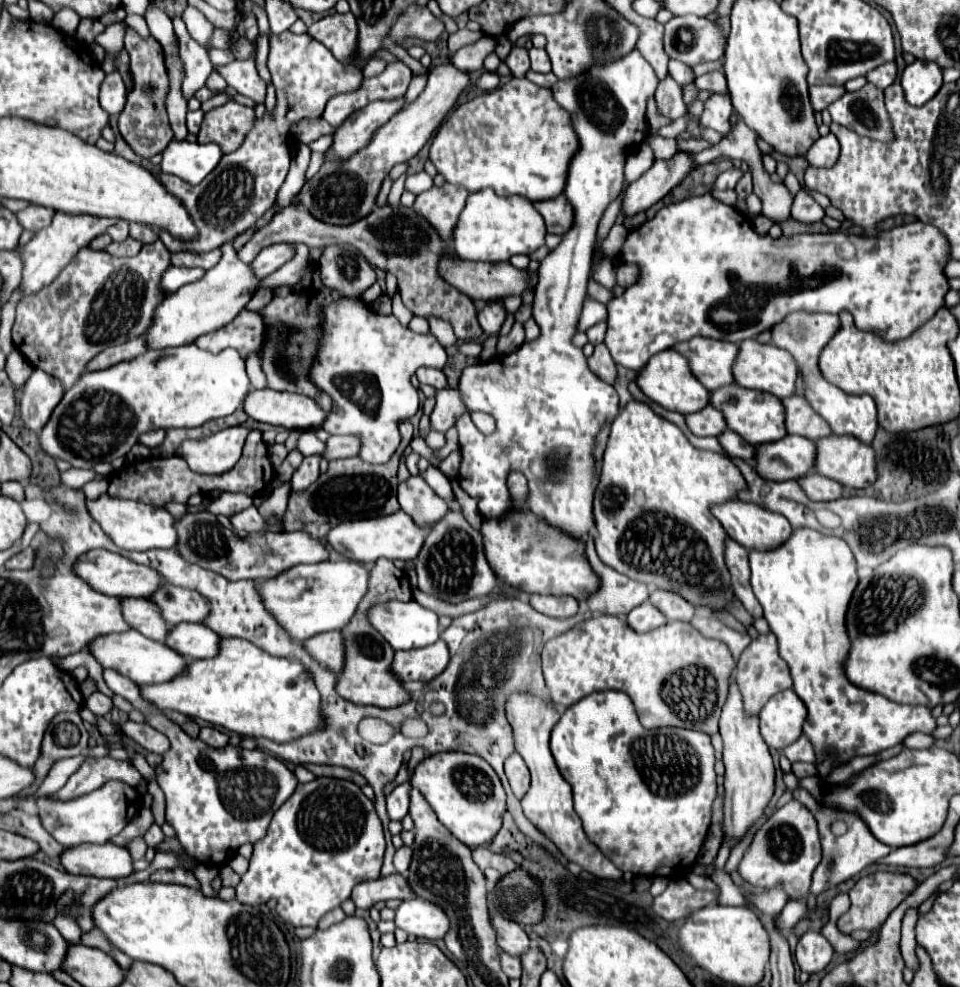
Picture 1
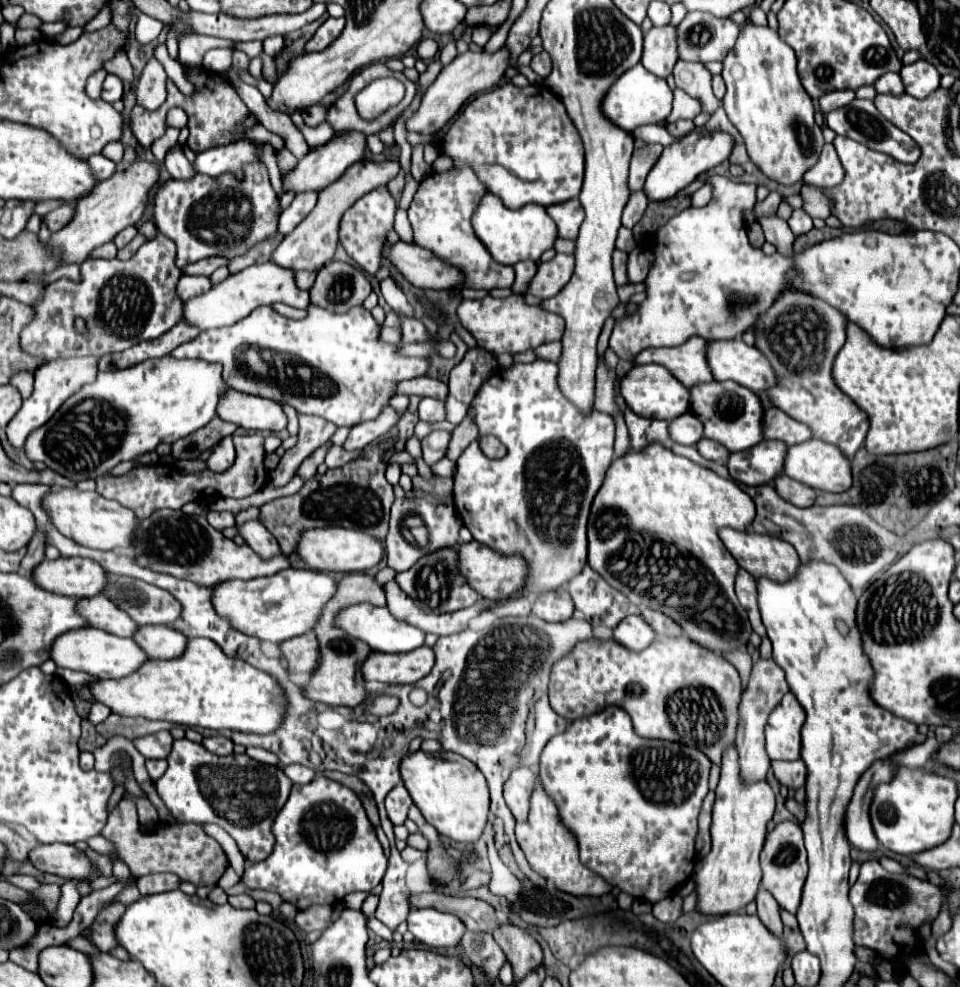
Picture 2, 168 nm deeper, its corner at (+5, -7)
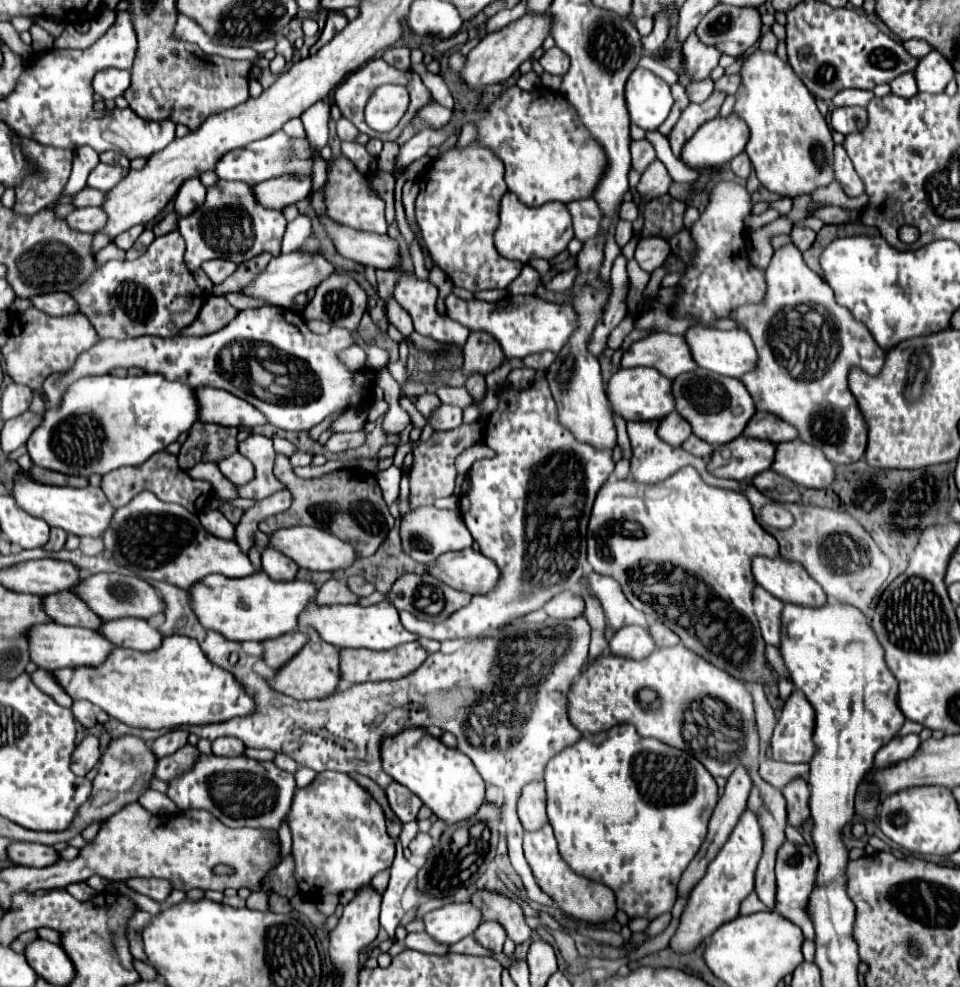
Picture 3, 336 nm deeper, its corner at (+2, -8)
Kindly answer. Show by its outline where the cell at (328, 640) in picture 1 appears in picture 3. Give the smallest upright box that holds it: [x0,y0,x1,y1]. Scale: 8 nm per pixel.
[262,630,308,670]

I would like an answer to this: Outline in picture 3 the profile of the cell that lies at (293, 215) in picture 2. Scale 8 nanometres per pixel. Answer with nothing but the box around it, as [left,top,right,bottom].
[282,214,312,254]

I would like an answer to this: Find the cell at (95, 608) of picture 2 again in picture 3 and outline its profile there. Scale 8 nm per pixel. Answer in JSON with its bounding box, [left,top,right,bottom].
[42,592,106,630]

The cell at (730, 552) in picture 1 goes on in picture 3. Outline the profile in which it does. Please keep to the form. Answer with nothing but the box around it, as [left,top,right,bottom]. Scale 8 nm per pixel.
[754,586,782,646]

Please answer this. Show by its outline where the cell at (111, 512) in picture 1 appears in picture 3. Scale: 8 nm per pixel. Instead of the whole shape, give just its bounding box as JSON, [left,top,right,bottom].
[14,474,116,538]

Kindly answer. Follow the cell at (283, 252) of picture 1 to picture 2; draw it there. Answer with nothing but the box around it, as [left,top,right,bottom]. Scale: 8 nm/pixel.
[273,161,399,271]

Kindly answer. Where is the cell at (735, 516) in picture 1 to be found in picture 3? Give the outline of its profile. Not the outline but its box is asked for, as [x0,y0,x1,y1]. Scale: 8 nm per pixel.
[752,556,826,606]

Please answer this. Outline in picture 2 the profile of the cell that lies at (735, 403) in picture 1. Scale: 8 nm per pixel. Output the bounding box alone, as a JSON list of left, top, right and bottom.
[689,381,763,451]

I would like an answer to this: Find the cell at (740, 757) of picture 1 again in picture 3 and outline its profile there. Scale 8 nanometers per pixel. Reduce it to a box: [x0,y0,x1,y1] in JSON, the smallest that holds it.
[670,808,764,952]

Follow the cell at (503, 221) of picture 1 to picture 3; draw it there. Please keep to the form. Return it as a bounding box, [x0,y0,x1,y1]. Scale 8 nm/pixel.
[494,192,574,264]

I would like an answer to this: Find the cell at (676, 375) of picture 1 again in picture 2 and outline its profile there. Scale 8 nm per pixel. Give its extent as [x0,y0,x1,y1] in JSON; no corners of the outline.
[619,365,689,421]

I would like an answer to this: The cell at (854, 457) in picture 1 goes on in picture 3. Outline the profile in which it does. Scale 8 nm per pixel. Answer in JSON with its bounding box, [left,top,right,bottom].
[772,438,836,488]

